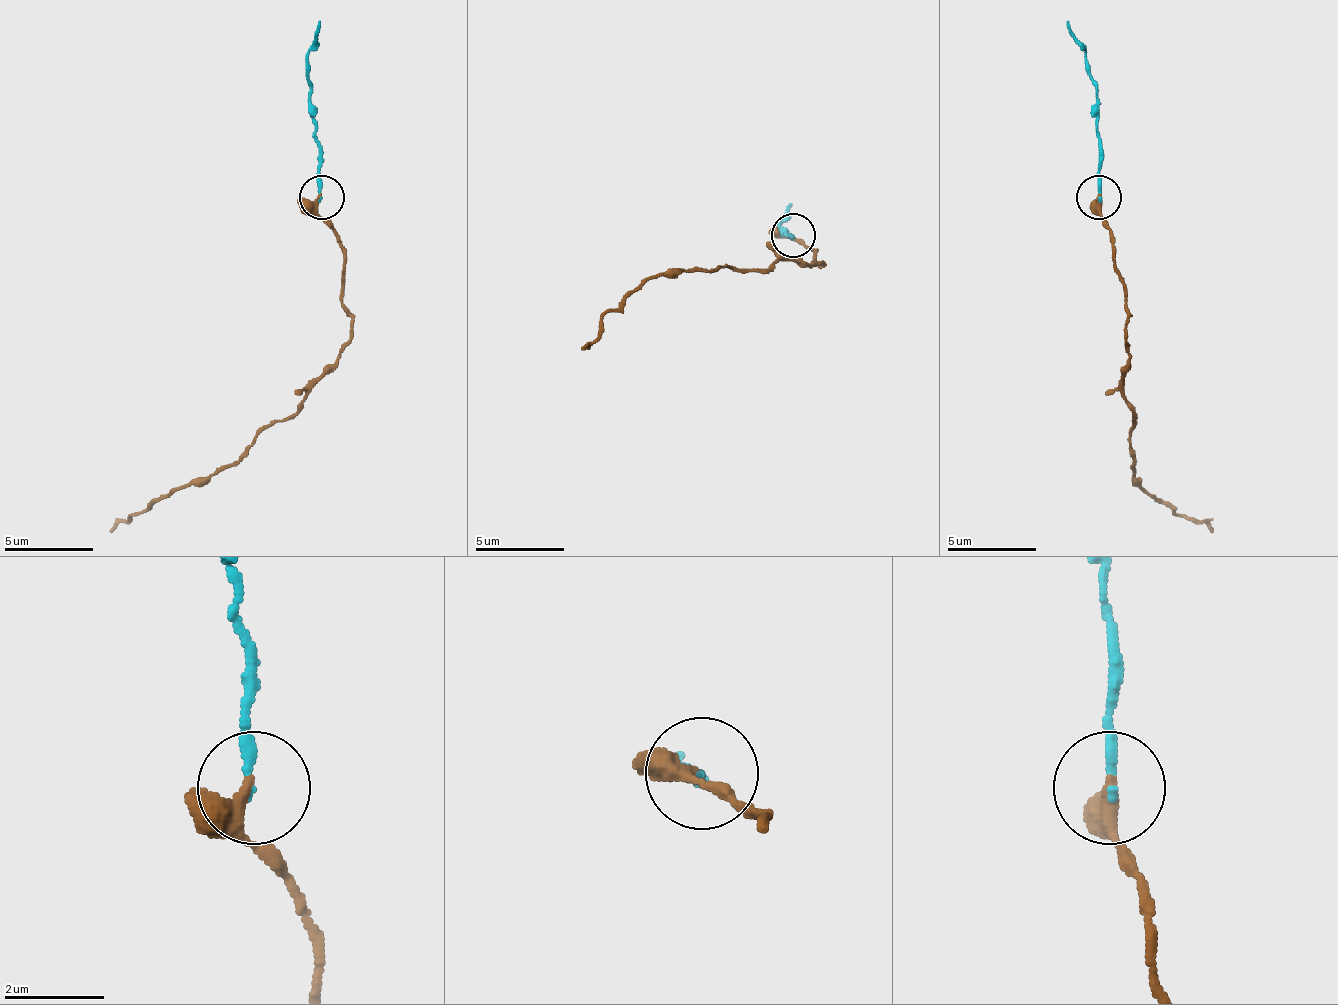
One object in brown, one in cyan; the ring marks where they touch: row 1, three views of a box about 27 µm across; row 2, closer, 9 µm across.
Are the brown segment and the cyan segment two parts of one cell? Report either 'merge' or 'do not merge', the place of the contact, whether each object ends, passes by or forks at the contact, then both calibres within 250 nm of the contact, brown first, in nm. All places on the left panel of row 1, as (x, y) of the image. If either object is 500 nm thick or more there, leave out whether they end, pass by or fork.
merge; at (321, 197); brown passes by; cyan ends there; 320 nm thick on the brown side, 190 nm on the other

